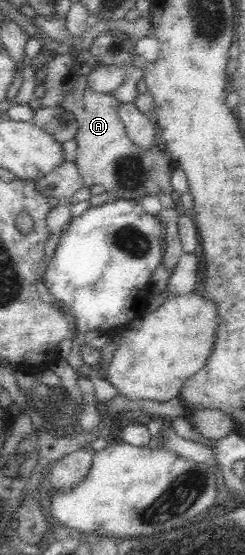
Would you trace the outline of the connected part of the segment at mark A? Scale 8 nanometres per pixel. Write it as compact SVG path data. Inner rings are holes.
M79 76L75 88L66 96L60 107L71 111L78 122L78 133L73 141L72 152L76 155L76 166L82 181L82 185L101 185L104 191L111 195L117 195L117 200L140 200L144 196L158 196L159 193L168 193L177 200L178 193L171 184L171 175L176 169L174 158L170 152L162 147L153 145L151 149L142 149L129 139L124 124L119 120L119 102L112 94L97 94L89 90L87 77Z

